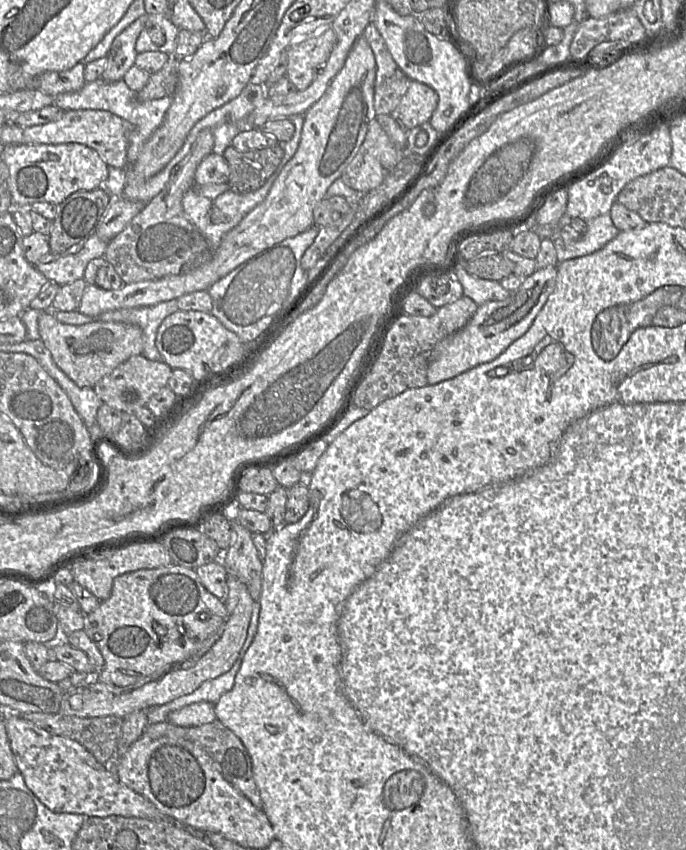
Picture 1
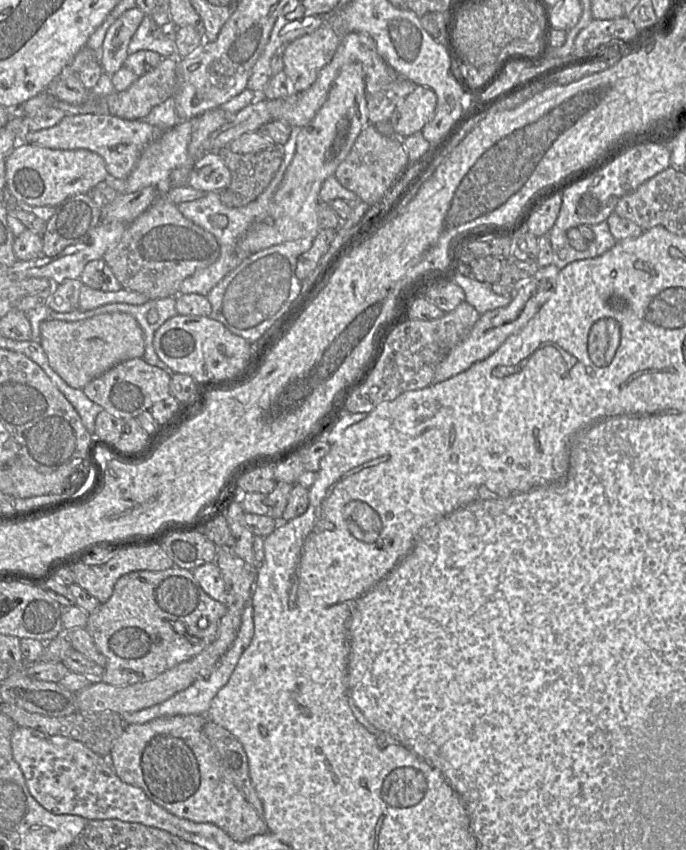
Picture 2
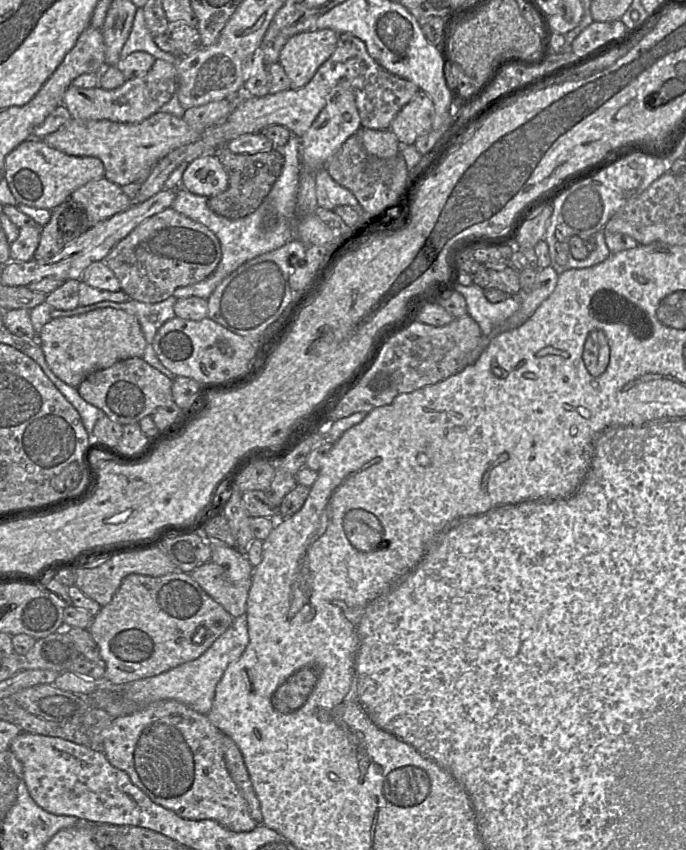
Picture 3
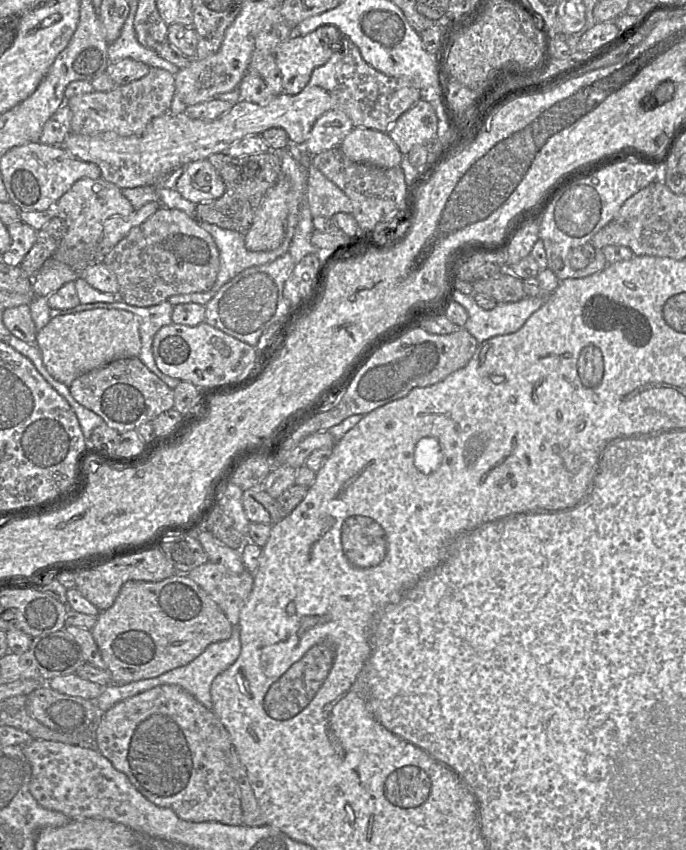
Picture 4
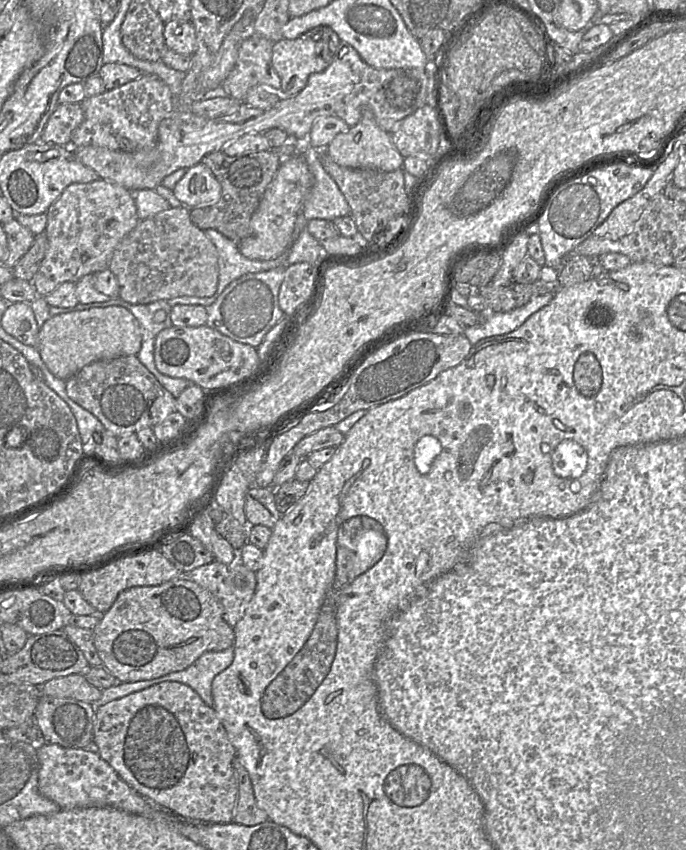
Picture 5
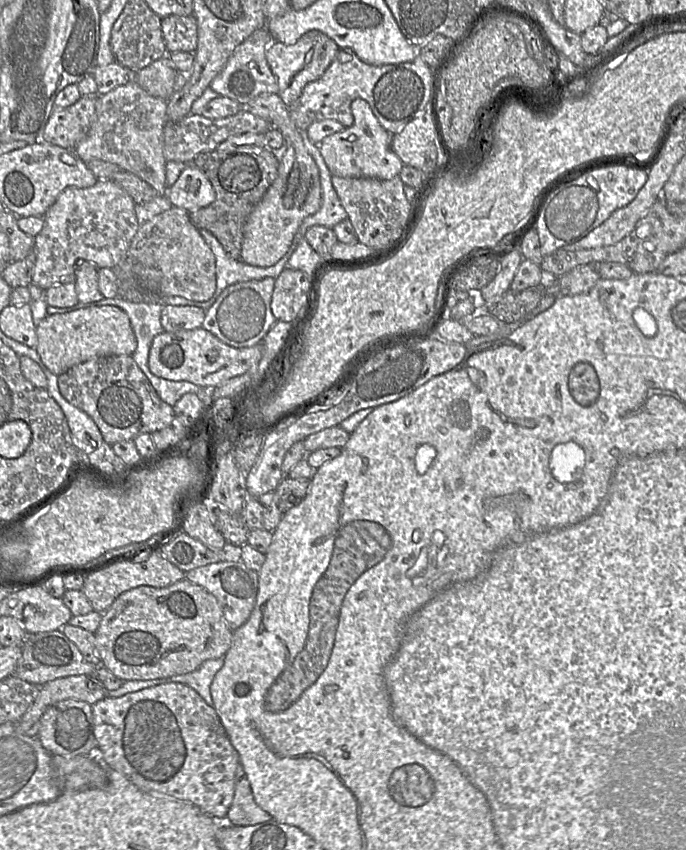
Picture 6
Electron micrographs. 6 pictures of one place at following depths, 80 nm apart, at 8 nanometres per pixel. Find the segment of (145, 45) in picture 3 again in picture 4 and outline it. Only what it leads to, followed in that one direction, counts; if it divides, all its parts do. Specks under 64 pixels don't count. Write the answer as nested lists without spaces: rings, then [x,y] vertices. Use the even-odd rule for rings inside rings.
[[[130,1],[128,3],[130,11],[120,36],[114,42],[108,44],[107,50],[110,63],[118,62],[125,58],[132,58],[147,64],[151,68],[162,68],[176,75],[180,70],[179,67],[163,59],[156,51],[148,49],[138,42],[133,26],[138,1]]]

